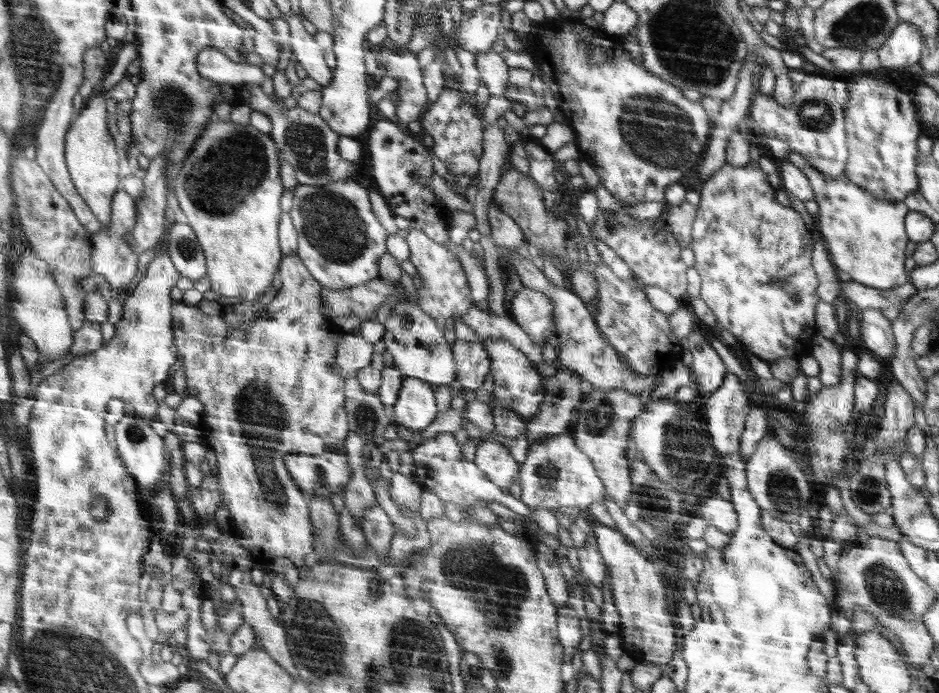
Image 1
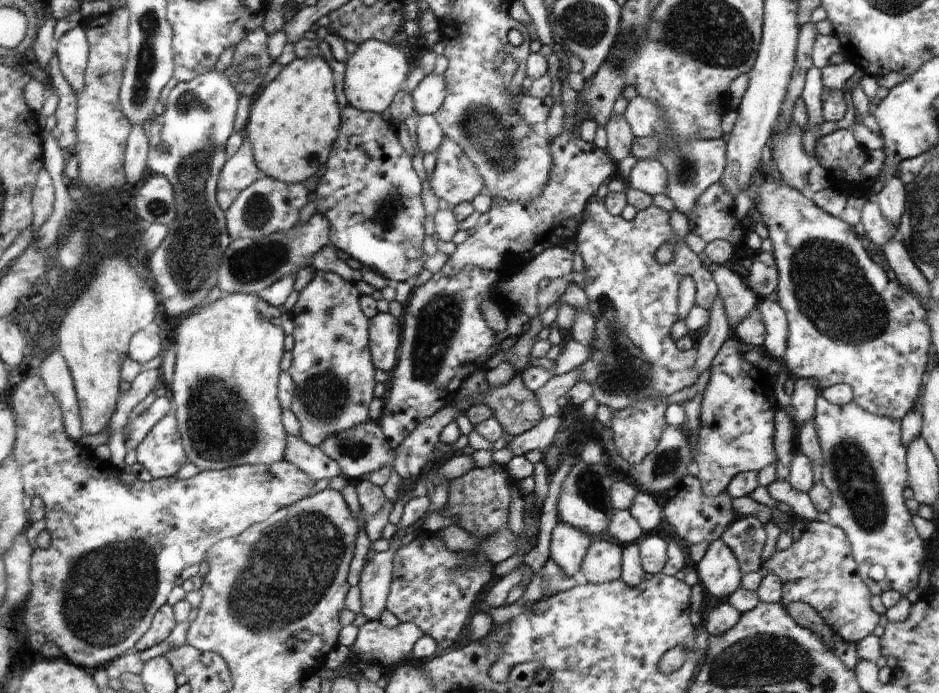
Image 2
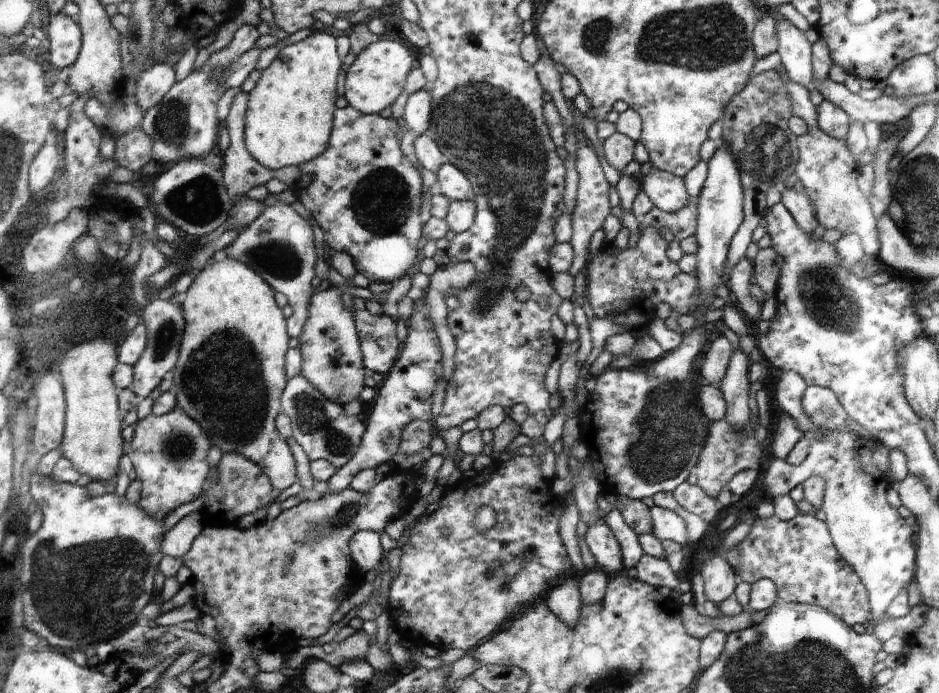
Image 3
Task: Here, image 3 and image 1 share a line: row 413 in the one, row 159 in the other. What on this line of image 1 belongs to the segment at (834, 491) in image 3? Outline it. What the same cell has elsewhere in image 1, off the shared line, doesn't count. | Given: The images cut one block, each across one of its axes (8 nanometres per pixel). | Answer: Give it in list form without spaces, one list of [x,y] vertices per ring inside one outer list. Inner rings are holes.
[[[791,151],[785,160],[800,168],[811,182],[814,200],[819,207],[816,232],[826,243],[837,270],[850,274],[852,281],[876,289],[888,290],[906,284],[904,254],[910,239],[906,229],[907,205],[902,201],[880,201],[862,185],[848,180],[846,174],[836,180],[826,177],[798,152]]]

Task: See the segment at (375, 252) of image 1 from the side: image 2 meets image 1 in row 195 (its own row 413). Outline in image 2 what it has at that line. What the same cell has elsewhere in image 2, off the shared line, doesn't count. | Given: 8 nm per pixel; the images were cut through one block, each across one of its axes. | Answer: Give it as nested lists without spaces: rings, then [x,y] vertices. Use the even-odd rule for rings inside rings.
[[[316,271],[312,280],[299,292],[292,308],[294,322],[292,336],[295,343],[291,349],[292,364],[287,370],[294,381],[296,390],[290,410],[300,423],[300,437],[312,446],[320,446],[326,436],[336,431],[347,431],[370,420],[370,408],[374,396],[374,361],[370,360],[368,348],[368,320],[358,306],[358,290],[354,282],[344,280],[332,272]]]

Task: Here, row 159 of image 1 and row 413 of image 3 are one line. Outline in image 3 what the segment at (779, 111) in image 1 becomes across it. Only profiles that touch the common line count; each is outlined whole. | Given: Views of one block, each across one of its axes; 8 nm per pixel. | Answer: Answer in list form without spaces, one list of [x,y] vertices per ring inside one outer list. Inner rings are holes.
[[[808,386],[802,396],[802,410],[812,418],[814,424],[818,424],[818,428],[823,430],[850,432],[858,428],[858,424],[850,419],[830,388]]]

